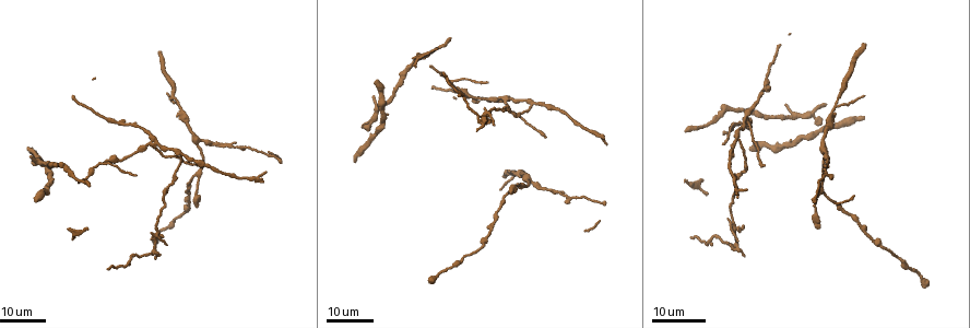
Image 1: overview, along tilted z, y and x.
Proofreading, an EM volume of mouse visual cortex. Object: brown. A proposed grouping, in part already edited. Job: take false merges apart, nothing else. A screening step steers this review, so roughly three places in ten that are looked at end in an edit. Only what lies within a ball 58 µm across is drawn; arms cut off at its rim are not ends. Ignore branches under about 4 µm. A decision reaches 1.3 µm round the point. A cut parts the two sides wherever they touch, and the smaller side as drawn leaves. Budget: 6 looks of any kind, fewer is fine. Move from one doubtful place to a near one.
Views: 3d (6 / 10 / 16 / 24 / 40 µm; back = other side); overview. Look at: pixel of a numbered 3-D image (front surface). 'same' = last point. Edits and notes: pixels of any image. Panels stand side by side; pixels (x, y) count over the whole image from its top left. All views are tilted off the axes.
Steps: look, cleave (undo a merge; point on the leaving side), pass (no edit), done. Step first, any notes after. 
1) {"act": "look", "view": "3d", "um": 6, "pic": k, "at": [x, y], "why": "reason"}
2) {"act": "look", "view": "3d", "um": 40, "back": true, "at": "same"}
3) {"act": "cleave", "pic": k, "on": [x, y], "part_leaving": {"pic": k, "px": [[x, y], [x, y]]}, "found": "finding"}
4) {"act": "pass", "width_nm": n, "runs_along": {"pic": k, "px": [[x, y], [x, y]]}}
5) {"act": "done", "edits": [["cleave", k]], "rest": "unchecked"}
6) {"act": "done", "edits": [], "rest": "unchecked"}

{"act": "look", "view": "3d", "um": 24, "pic": 1, "at": [533, 104], "why": "thin arm on a thick one"}

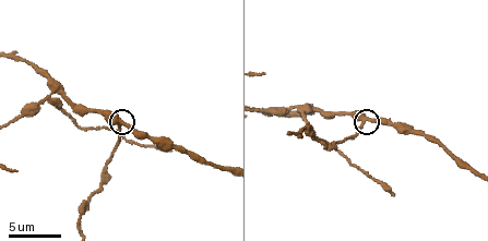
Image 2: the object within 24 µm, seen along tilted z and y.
{"act": "look", "view": "3d", "um": 6, "pic": 2, "at": [367, 120], "why": "closer look"}

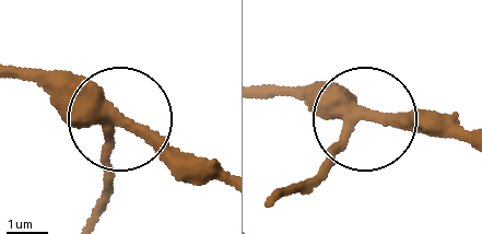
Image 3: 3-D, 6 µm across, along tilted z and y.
{"act": "cleave", "pic": 3, "on": [108, 176], "width_nm": 270, "part_leaving": {"pic": 3, "px": [[106, 131], [110, 174], [95, 218]]}, "found": "two cells meet here"}

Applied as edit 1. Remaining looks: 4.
{"act": "look", "view": "overview", "why": "see it whole again"}

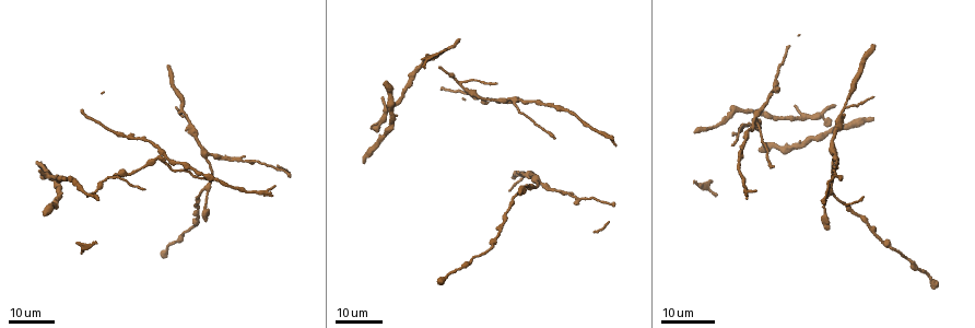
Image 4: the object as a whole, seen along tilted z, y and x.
{"act": "look", "view": "3d", "um": 16, "pic": 4, "at": [461, 83], "why": "arms part here"}

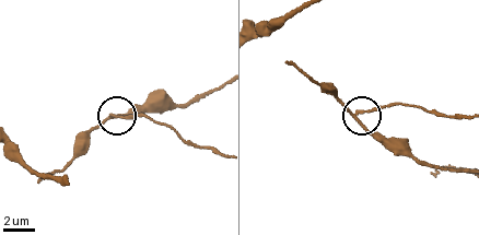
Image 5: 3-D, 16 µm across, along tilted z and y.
{"act": "look", "view": "3d", "um": 6, "pic": 5, "at": [355, 113], "why": "closer look"}

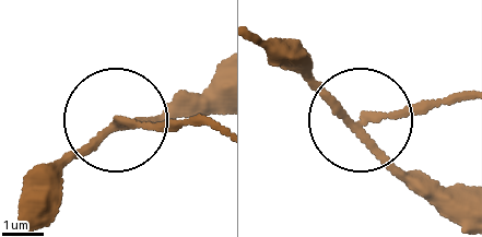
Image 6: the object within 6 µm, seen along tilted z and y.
{"act": "look", "view": "3d", "um": 6, "back": true, "pic": 6, "at": [361, 119]}

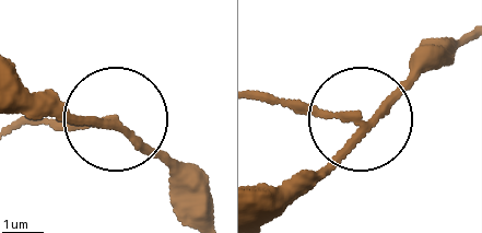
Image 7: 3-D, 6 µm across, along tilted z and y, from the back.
{"act": "pass", "width_nm": 170, "runs_along": {"pic": 7, "px": [[23, 97], [110, 124], [12, 128]]}, "found": "all the same cell"}

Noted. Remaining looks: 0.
{"act": "done", "edits": [["cleave", 3]], "rest": "unchecked"}

